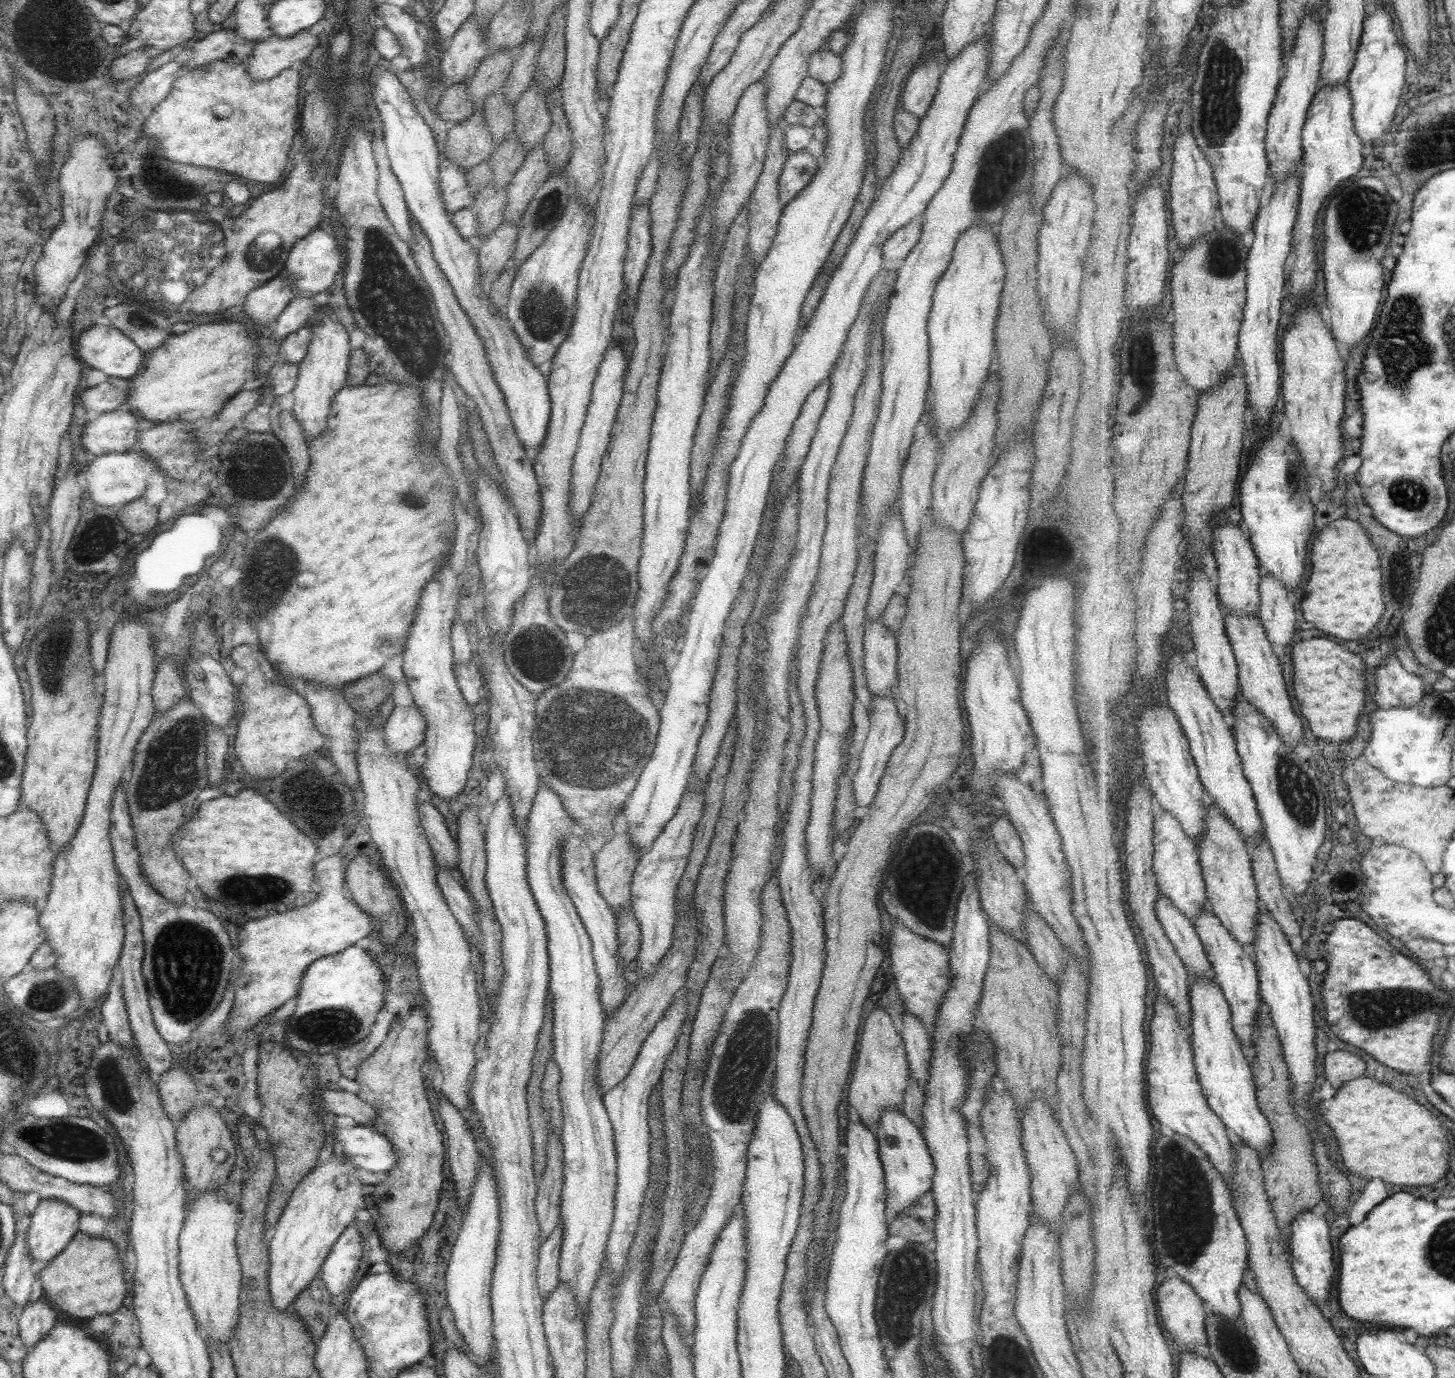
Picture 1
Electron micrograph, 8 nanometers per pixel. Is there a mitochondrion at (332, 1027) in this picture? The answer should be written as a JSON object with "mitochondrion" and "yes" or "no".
{"mitochondrion":"yes"}

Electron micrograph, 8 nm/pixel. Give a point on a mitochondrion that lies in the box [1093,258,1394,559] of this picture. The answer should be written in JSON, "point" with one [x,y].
{"point":[1294,483]}

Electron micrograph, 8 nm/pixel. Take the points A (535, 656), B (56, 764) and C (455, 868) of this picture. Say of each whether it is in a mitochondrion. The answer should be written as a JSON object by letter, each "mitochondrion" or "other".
{"A":"mitochondrion","B":"other","C":"other"}

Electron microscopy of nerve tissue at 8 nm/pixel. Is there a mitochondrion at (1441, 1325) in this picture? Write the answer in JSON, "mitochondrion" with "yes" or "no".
{"mitochondrion":"no"}

